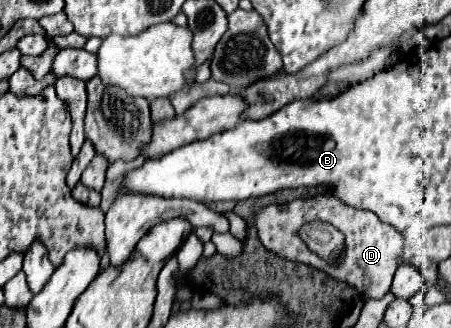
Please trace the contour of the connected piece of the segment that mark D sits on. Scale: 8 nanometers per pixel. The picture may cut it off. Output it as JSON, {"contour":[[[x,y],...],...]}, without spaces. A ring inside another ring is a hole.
{"contour":[[[316,195],[308,199],[294,199],[284,205],[266,205],[254,216],[252,224],[257,229],[260,243],[270,251],[288,261],[306,263],[318,271],[324,271],[328,277],[336,281],[344,281],[356,289],[362,299],[382,299],[392,283],[394,271],[400,265],[404,237],[392,227],[382,223],[372,211],[352,209],[340,203],[334,195]],[[308,221],[328,221],[336,229],[340,229],[346,237],[346,255],[340,263],[326,263],[318,255],[314,255],[298,237],[298,229]]]}

